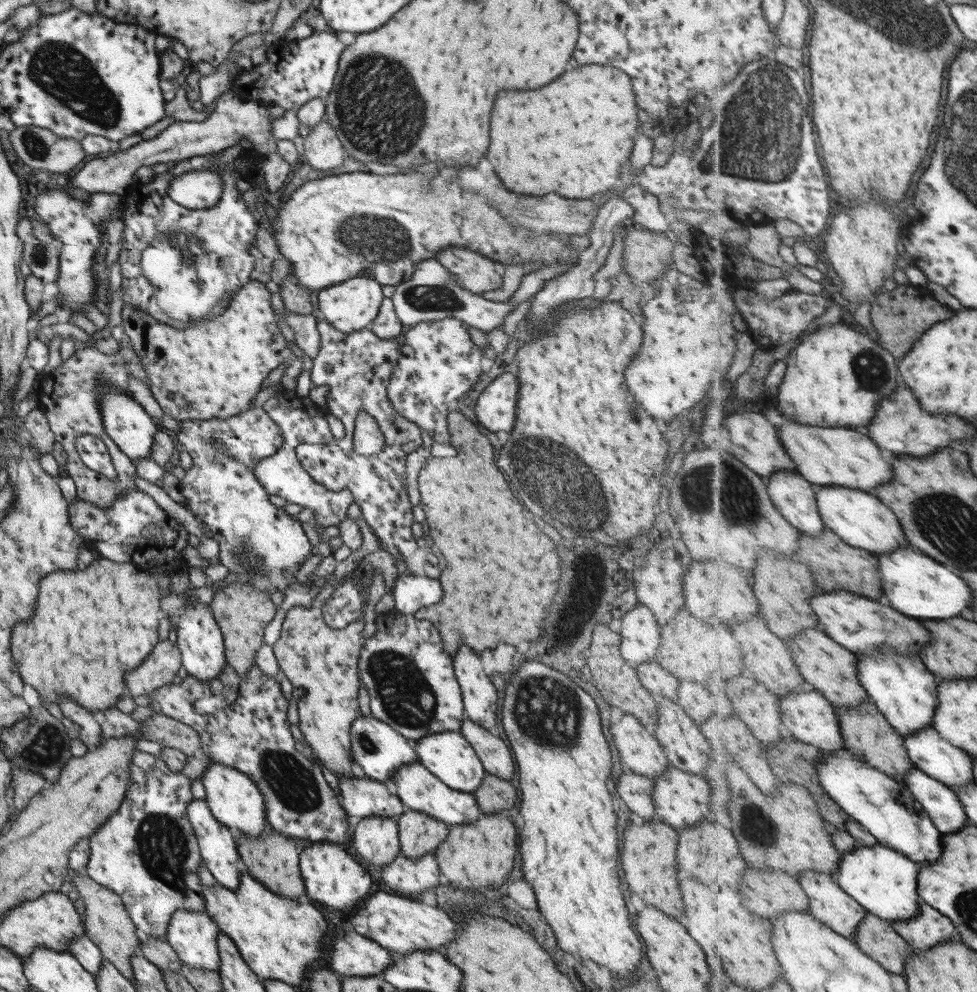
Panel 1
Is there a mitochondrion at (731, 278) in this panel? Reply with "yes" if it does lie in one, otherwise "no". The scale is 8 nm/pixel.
no

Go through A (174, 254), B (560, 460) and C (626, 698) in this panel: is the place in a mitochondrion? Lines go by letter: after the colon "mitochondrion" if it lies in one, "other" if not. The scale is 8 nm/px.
A: mitochondrion
B: mitochondrion
C: other

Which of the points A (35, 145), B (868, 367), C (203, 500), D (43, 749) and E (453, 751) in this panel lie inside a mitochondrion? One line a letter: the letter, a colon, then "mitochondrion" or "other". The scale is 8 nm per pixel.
A: mitochondrion
B: mitochondrion
C: other
D: mitochondrion
E: other

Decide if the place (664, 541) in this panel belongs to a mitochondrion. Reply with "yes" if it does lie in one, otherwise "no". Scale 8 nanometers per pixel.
no

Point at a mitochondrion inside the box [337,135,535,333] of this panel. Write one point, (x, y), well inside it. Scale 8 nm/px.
(426, 298)

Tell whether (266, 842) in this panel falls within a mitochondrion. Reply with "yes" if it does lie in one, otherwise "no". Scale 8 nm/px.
no

